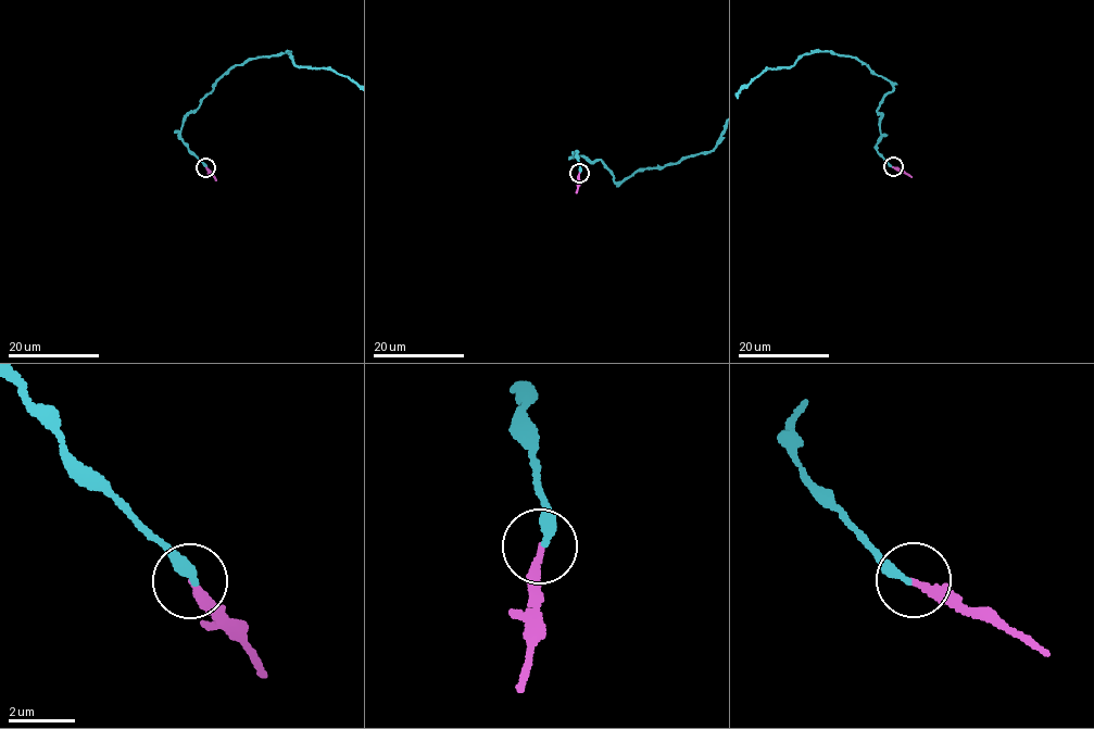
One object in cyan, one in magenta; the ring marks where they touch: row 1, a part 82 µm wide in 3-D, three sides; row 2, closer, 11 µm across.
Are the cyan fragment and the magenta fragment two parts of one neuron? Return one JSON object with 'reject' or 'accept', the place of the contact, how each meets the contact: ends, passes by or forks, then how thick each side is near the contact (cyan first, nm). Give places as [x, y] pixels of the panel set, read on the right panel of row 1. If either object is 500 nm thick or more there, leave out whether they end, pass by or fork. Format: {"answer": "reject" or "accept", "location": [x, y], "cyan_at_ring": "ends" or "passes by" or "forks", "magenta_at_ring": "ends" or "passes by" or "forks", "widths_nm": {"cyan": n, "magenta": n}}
{"answer": "reject", "location": [893, 166], "cyan_at_ring": "ends", "magenta_at_ring": "ends", "widths_nm": {"cyan": 280, "magenta": 200}}

